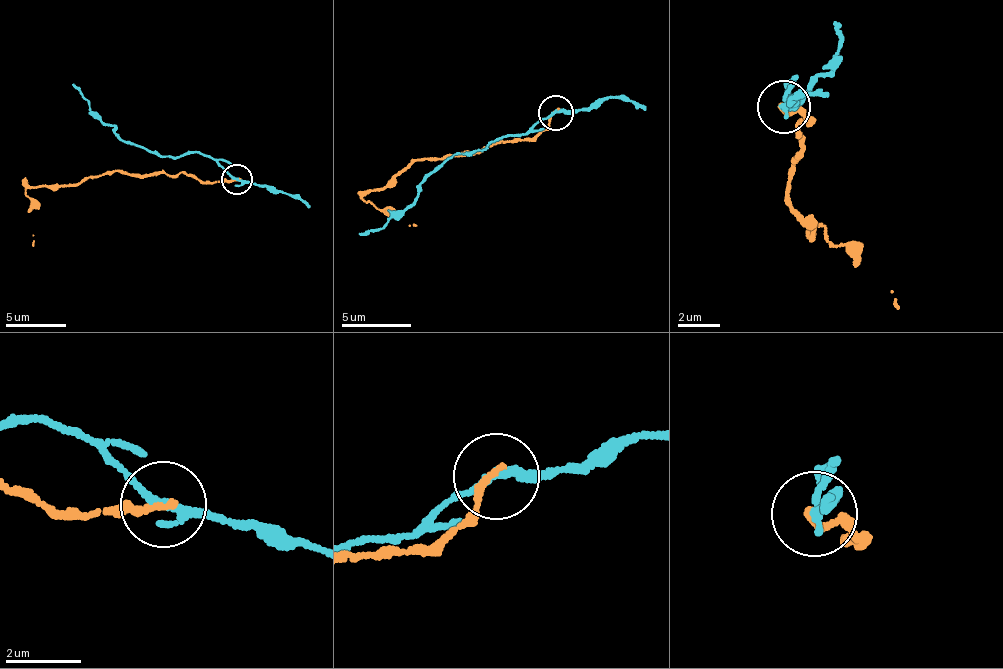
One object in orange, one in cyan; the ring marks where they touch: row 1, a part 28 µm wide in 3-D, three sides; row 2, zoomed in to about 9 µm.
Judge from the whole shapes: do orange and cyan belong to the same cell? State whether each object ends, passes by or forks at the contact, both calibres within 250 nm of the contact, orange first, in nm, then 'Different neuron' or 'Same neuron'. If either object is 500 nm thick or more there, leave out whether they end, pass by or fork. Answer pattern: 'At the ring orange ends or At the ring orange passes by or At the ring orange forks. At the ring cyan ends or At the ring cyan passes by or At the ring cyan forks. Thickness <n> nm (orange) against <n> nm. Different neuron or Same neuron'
At the ring orange ends. At the ring cyan passes by. Thickness 240 nm (orange) against 190 nm. Different neuron

